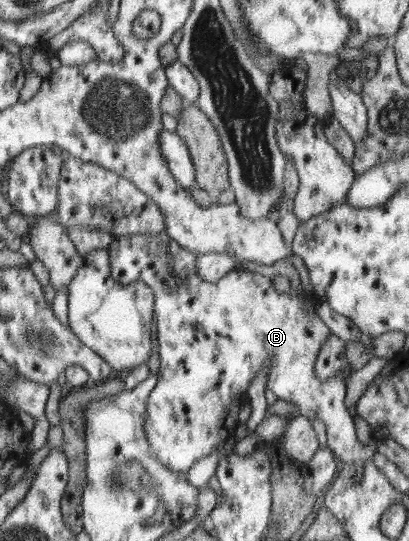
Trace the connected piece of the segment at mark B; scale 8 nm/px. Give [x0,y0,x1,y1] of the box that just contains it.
[106,232,376,473]

